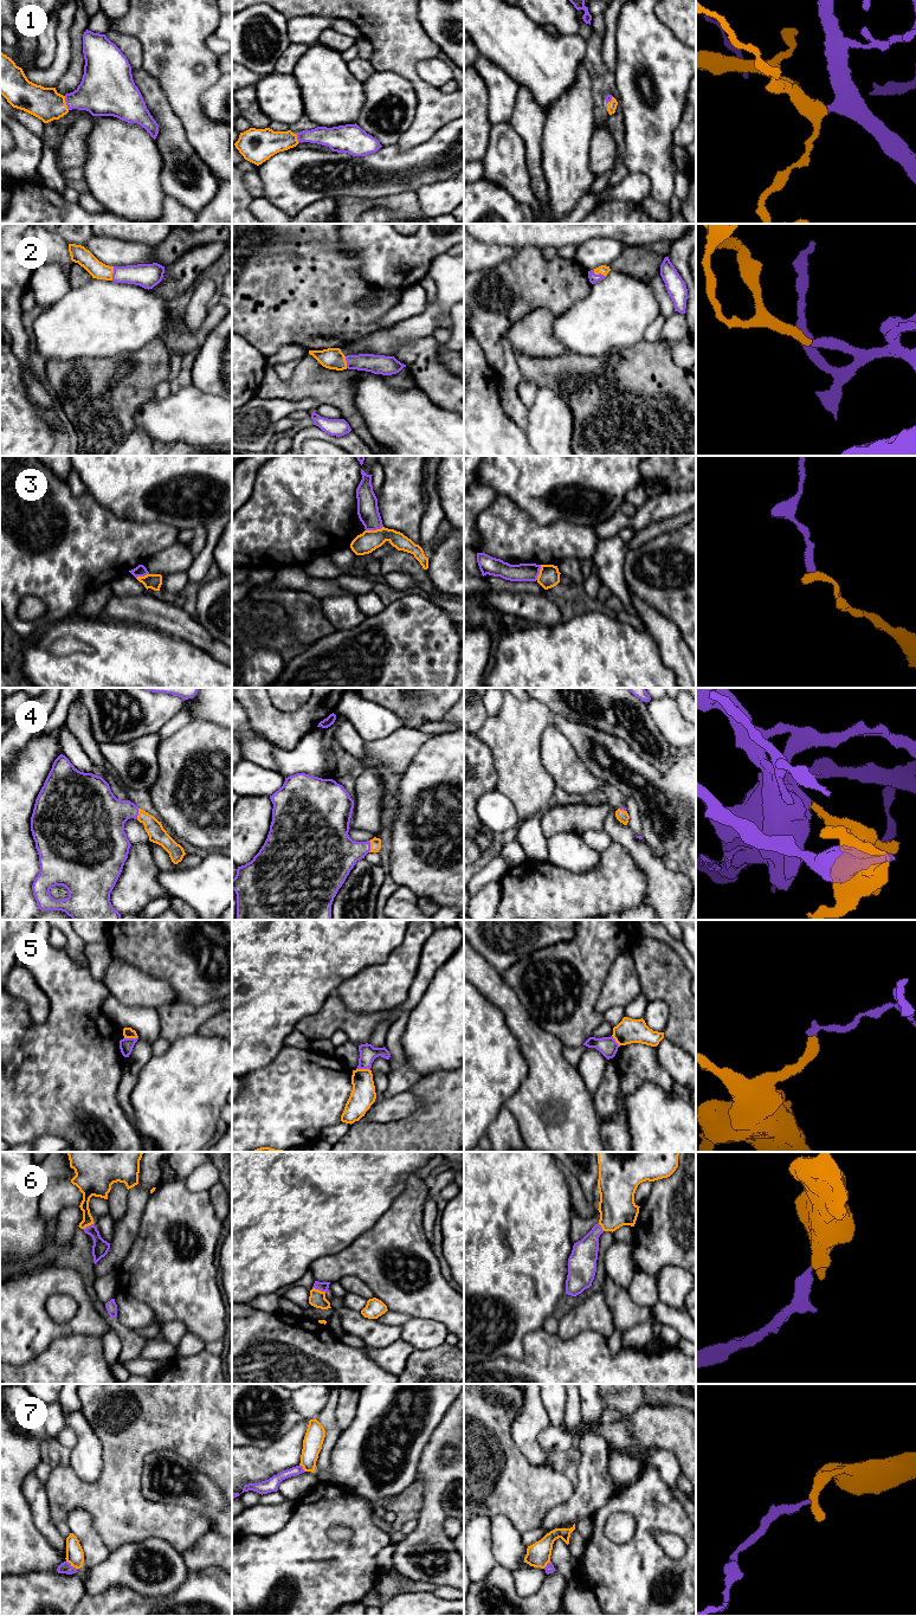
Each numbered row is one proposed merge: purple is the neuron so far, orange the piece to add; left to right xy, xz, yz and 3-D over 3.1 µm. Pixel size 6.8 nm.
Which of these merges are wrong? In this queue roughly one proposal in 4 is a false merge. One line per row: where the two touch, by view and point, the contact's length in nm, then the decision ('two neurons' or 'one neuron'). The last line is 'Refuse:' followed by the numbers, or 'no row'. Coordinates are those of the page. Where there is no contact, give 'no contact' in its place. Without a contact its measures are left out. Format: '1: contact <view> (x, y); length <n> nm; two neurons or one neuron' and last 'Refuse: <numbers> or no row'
1: contact xy (66, 103); length 100 nm; one neuron
2: contact yz (599, 274); length 100 nm; one neuron
3: contact xz (374, 529); length 120 nm; two neurons
4: contact xz (369, 847); length 80 nm; one neuron
5: contact xy (130, 1038); length 100 nm; two neurons
6: contact xz (320, 1289); length 100 nm; one neuron
7: contact xy (72, 1566); length 100 nm; two neurons
Refuse: 3, 5, 7

